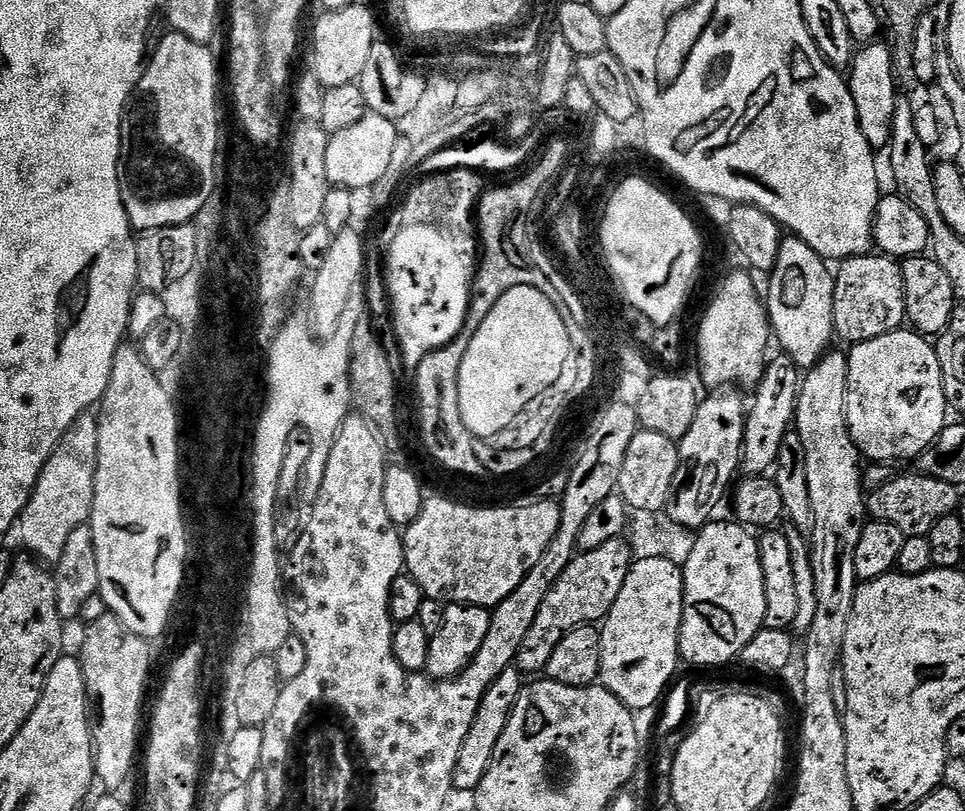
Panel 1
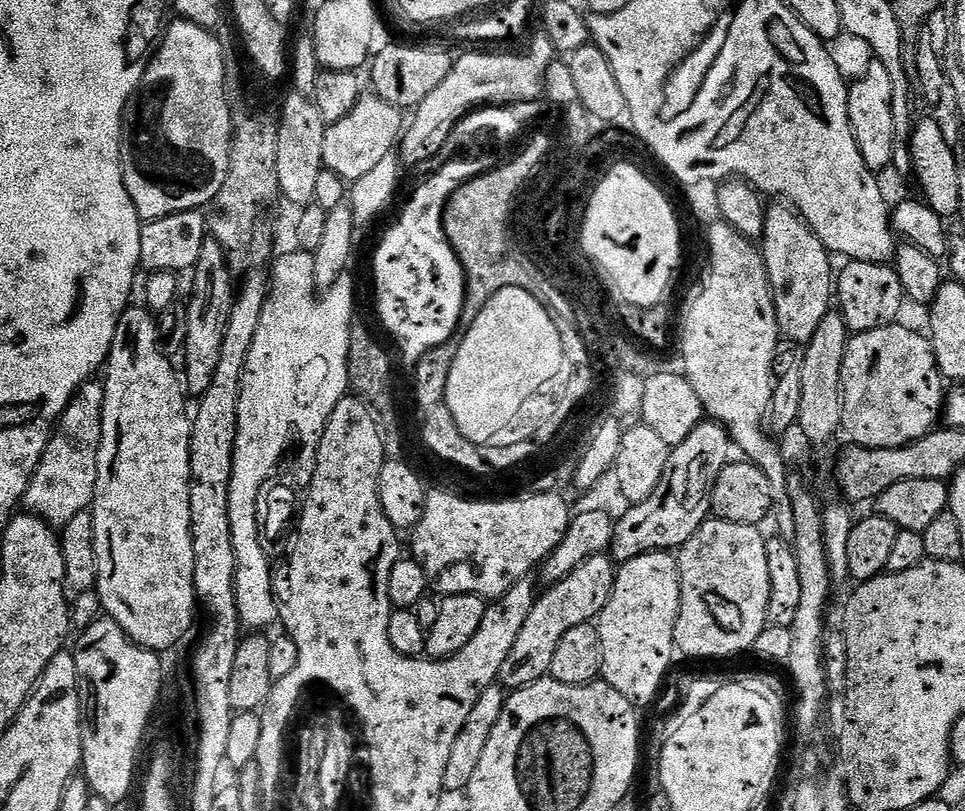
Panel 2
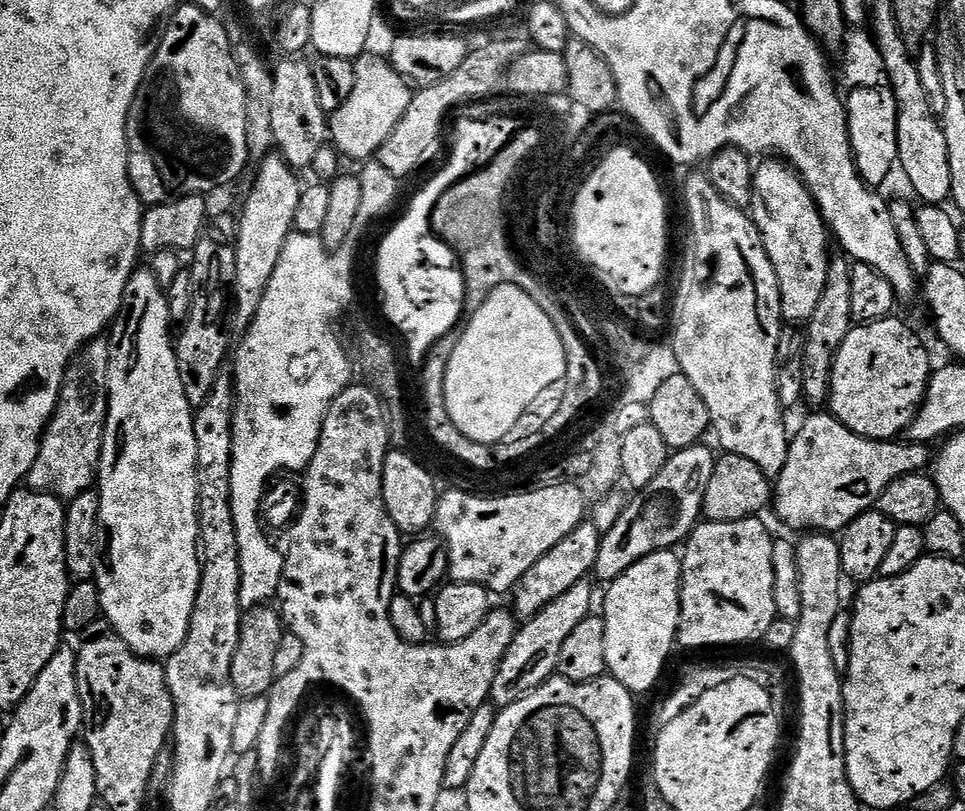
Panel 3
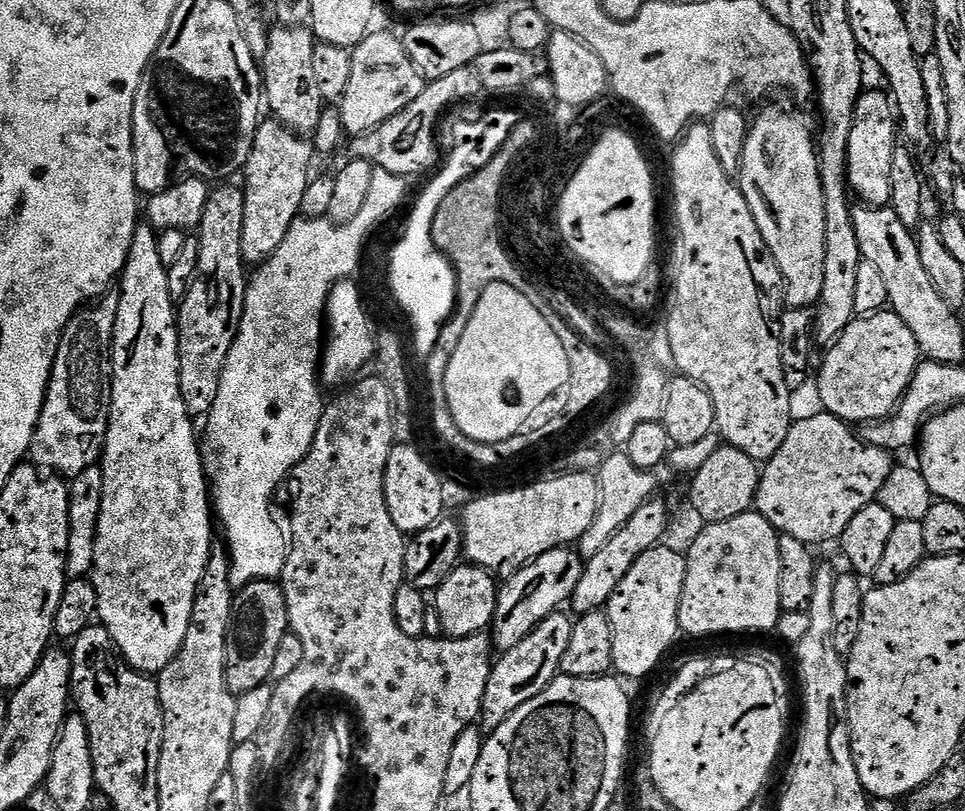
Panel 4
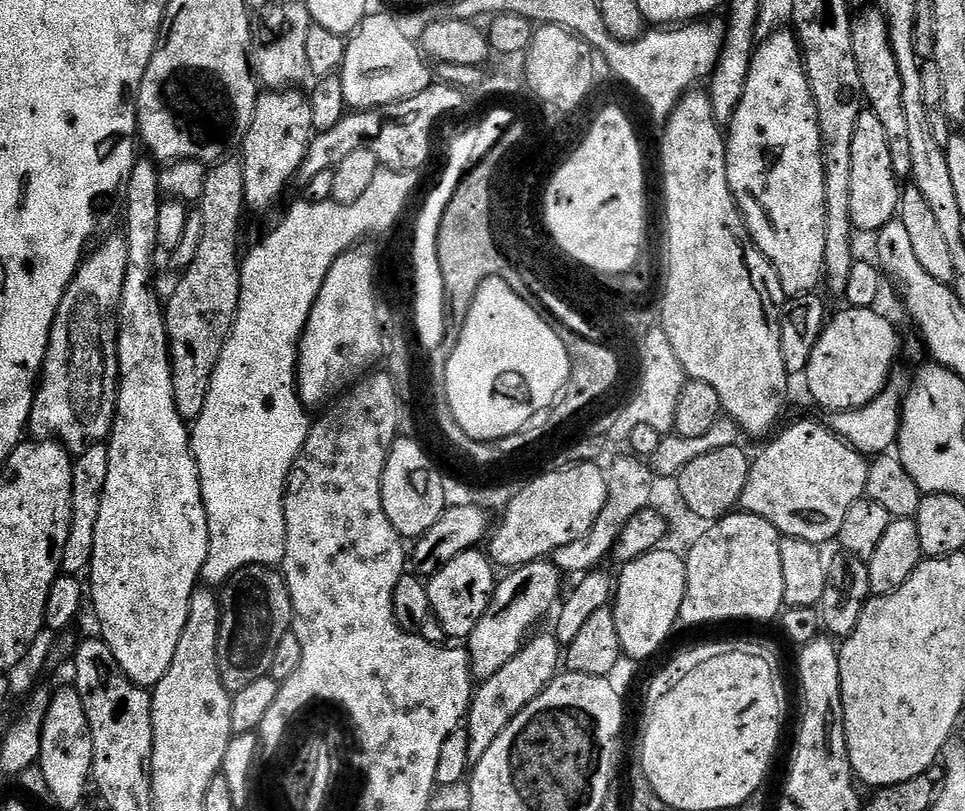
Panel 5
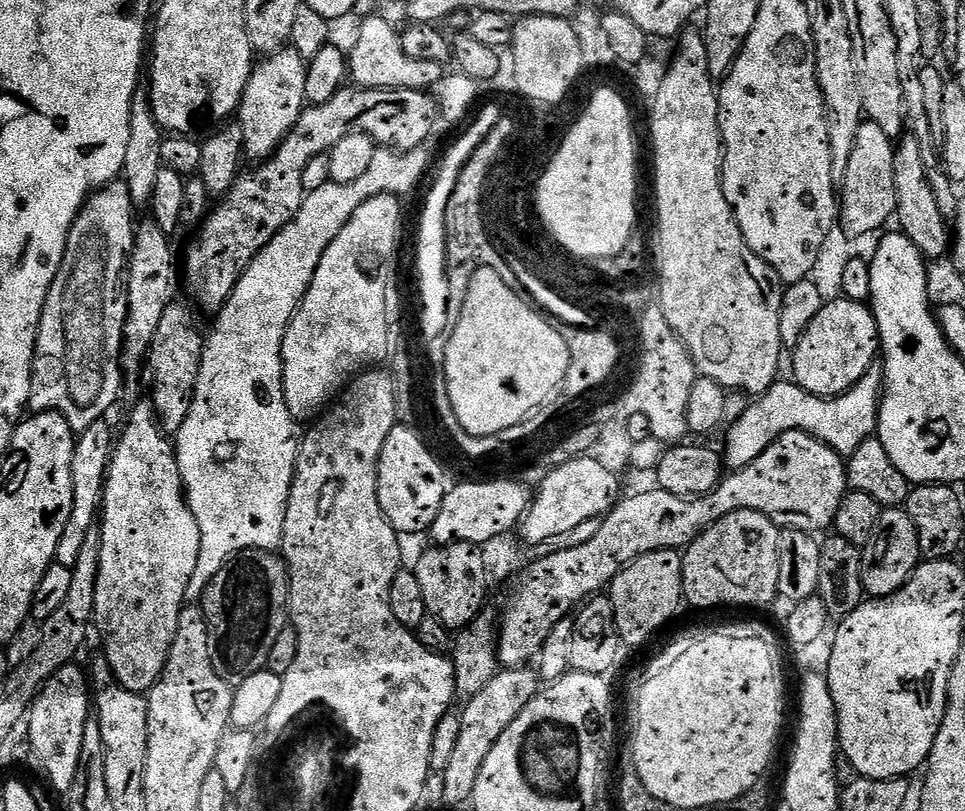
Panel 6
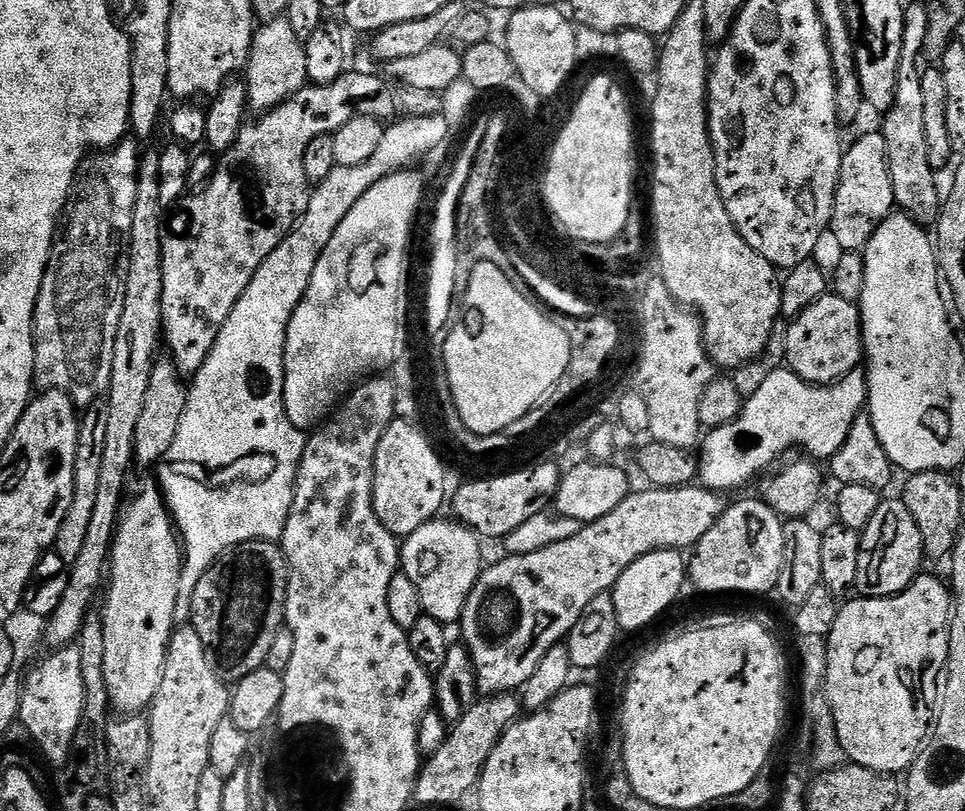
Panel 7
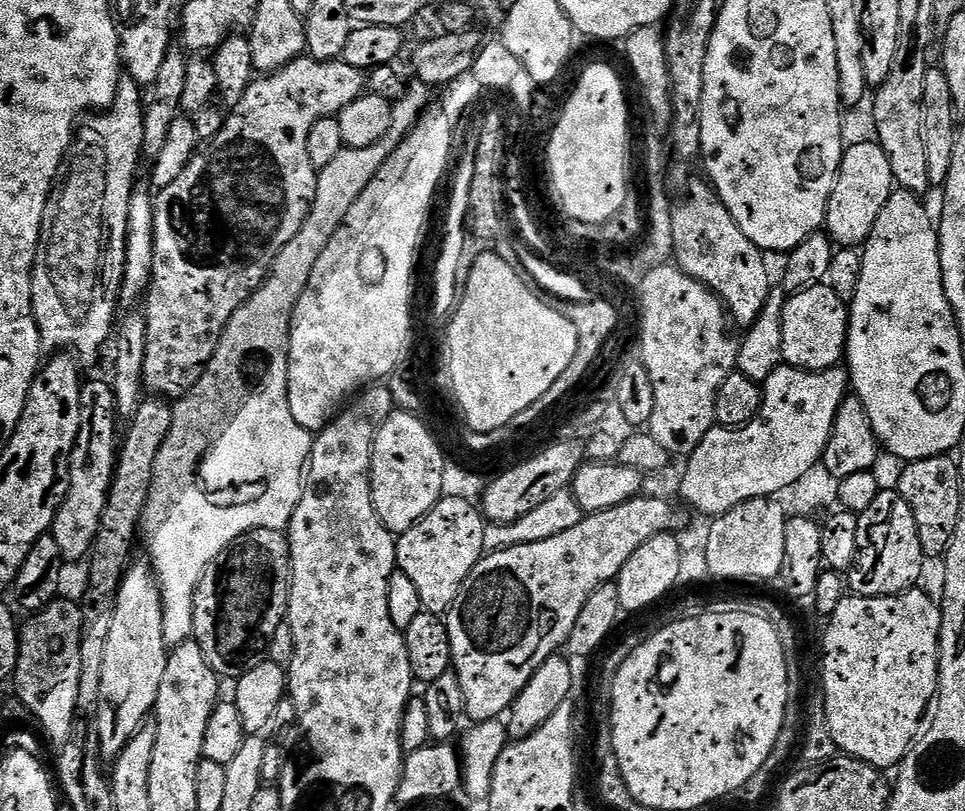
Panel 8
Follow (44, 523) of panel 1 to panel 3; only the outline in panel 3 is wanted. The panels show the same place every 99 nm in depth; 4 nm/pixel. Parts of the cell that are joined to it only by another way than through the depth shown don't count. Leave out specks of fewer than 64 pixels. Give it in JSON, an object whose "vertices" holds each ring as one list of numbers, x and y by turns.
{"vertices":[[97,338,84,345,64,370,60,397,52,419,44,429,44,437,40,439,38,458,28,471,27,487,65,502,89,491,98,480,107,417,108,340]]}

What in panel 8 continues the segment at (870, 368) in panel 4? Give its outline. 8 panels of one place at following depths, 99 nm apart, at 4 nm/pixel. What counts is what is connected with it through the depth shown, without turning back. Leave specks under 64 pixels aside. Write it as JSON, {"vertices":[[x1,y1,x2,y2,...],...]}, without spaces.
{"vertices":[[827,283,811,284,801,292,791,293,782,310,783,363,806,372,824,372,845,359,848,347,849,305]]}

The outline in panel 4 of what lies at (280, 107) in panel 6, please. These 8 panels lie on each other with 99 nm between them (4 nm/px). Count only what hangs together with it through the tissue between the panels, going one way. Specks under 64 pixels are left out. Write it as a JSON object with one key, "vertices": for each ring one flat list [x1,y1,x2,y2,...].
{"vertices":[[268,118,256,129,248,161,244,163,242,191,242,254,249,265,259,266,282,244,286,230,301,215,302,194,310,181,314,148,303,135,297,134,275,119]]}

